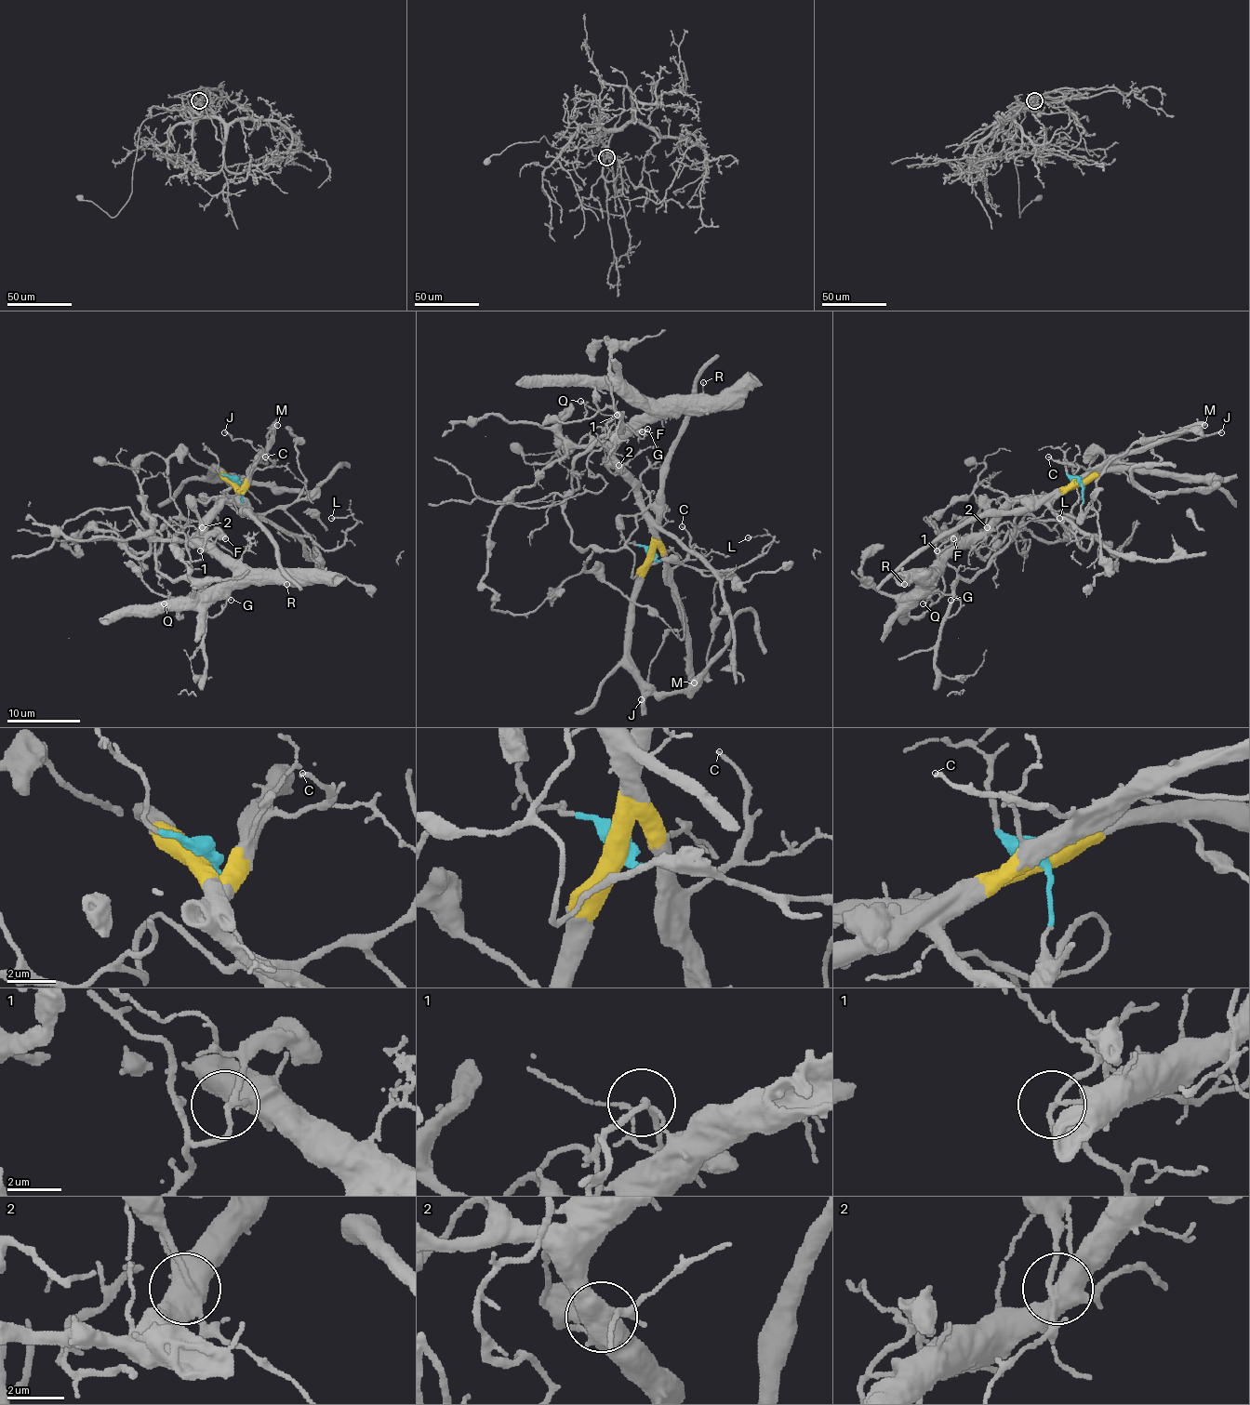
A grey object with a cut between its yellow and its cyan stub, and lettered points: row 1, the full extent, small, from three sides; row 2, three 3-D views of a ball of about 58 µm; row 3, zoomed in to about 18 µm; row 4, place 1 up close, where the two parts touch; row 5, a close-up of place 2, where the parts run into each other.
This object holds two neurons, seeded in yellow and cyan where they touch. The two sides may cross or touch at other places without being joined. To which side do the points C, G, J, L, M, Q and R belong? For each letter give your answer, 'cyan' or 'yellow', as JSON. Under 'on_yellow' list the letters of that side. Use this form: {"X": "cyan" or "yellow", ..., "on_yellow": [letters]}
{"C": "yellow", "G": "cyan", "J": "yellow", "L": "yellow", "M": "yellow", "Q": "cyan", "R": "yellow", "on_yellow": ["C", "J", "L", "M", "R"]}

